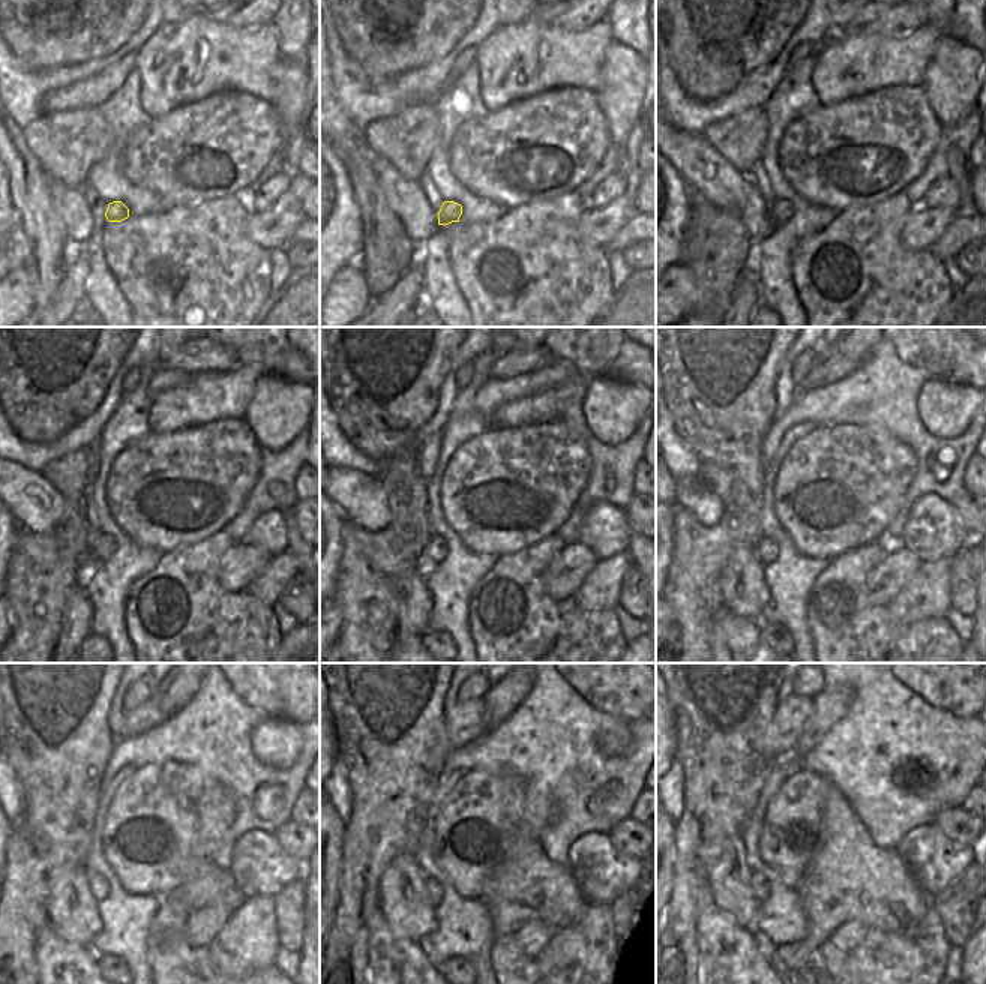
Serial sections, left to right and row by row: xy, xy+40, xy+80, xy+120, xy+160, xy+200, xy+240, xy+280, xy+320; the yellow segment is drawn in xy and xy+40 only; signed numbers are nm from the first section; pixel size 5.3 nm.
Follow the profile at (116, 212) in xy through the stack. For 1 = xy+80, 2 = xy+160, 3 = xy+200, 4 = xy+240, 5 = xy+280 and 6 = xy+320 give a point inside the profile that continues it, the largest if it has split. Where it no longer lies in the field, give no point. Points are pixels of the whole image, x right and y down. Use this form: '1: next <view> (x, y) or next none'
1: next xy+80 (779, 212)
2: next xy+160 (435, 549)
3: next xy+200 (767, 551)
4: next xy+240 (98, 887)
5: next xy+280 (432, 885)
6: next xy+320 (758, 884)

